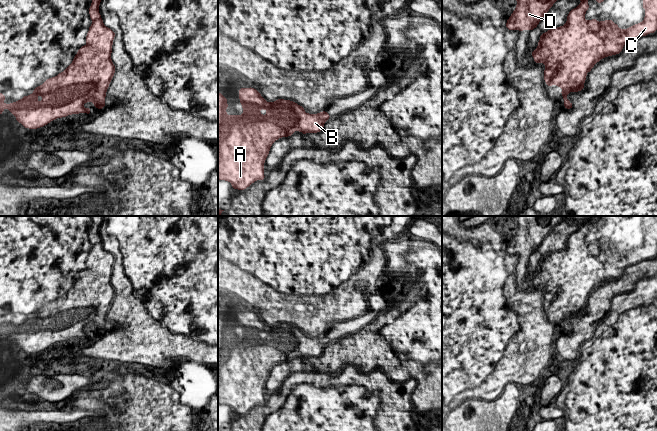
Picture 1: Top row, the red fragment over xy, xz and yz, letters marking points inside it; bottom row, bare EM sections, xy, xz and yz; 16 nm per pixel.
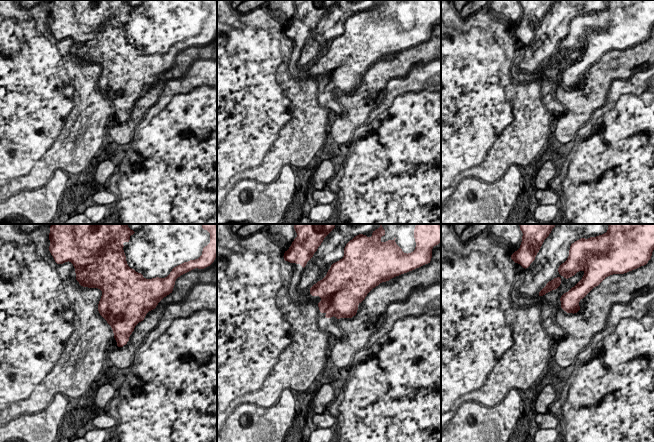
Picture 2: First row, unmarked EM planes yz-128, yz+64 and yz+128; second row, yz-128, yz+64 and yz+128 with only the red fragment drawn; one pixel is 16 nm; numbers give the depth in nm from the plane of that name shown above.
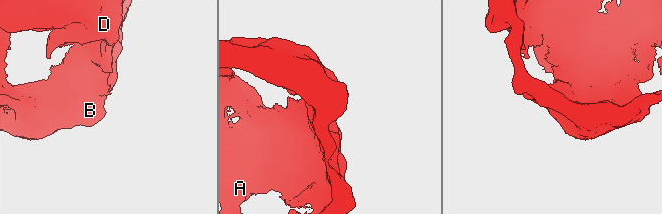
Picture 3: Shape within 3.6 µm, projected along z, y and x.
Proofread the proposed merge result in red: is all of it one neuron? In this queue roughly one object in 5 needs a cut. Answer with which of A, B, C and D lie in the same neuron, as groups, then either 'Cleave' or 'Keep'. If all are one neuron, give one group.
Groups: A B C D. Keep

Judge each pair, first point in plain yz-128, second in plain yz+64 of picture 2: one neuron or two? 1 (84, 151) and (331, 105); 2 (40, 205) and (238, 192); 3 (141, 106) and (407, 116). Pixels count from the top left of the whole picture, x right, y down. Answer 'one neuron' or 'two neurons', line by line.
1: two neurons
2: one neuron
3: two neurons

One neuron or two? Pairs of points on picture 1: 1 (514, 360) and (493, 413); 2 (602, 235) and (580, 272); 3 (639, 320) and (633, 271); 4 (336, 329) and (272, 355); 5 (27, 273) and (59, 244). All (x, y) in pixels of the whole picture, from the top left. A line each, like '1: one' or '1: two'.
1: two
2: one
3: two
4: one
5: one

